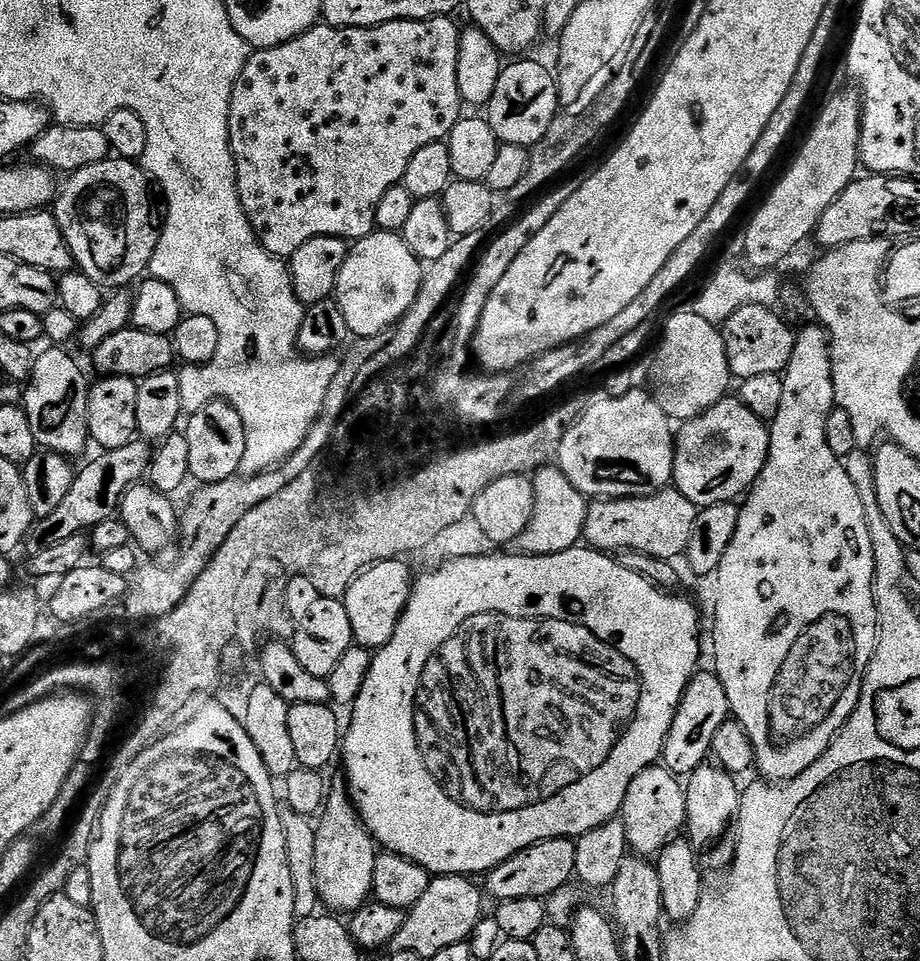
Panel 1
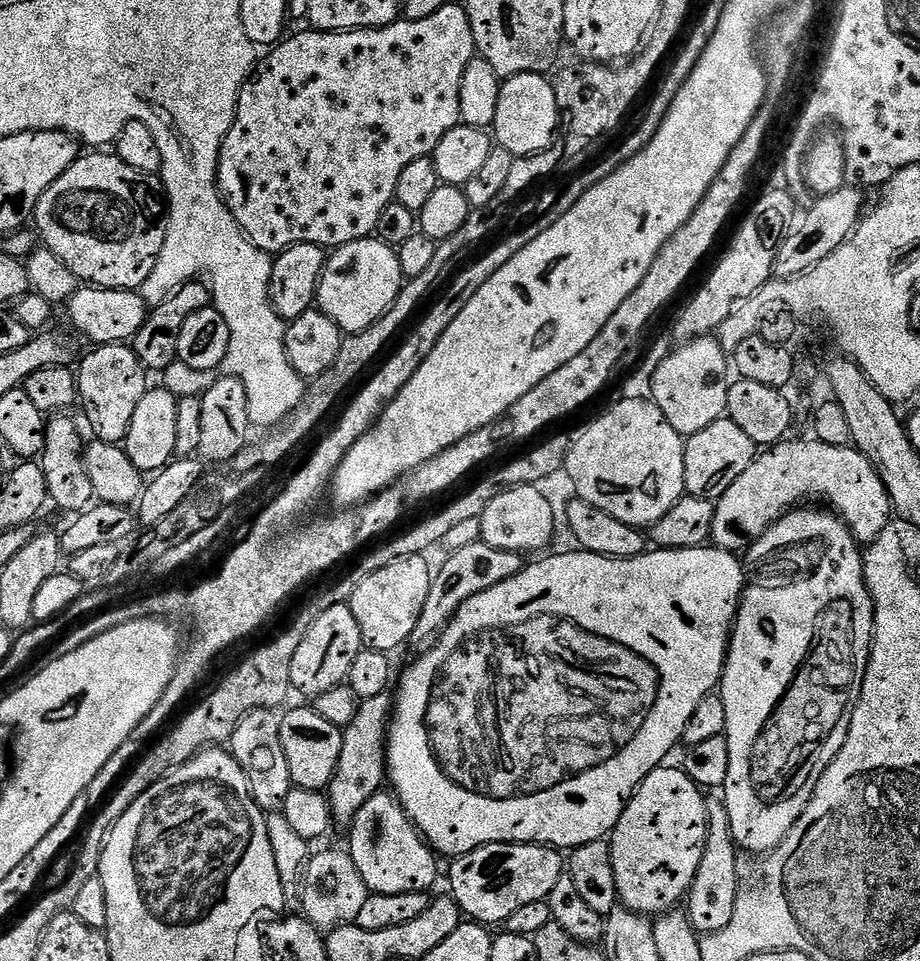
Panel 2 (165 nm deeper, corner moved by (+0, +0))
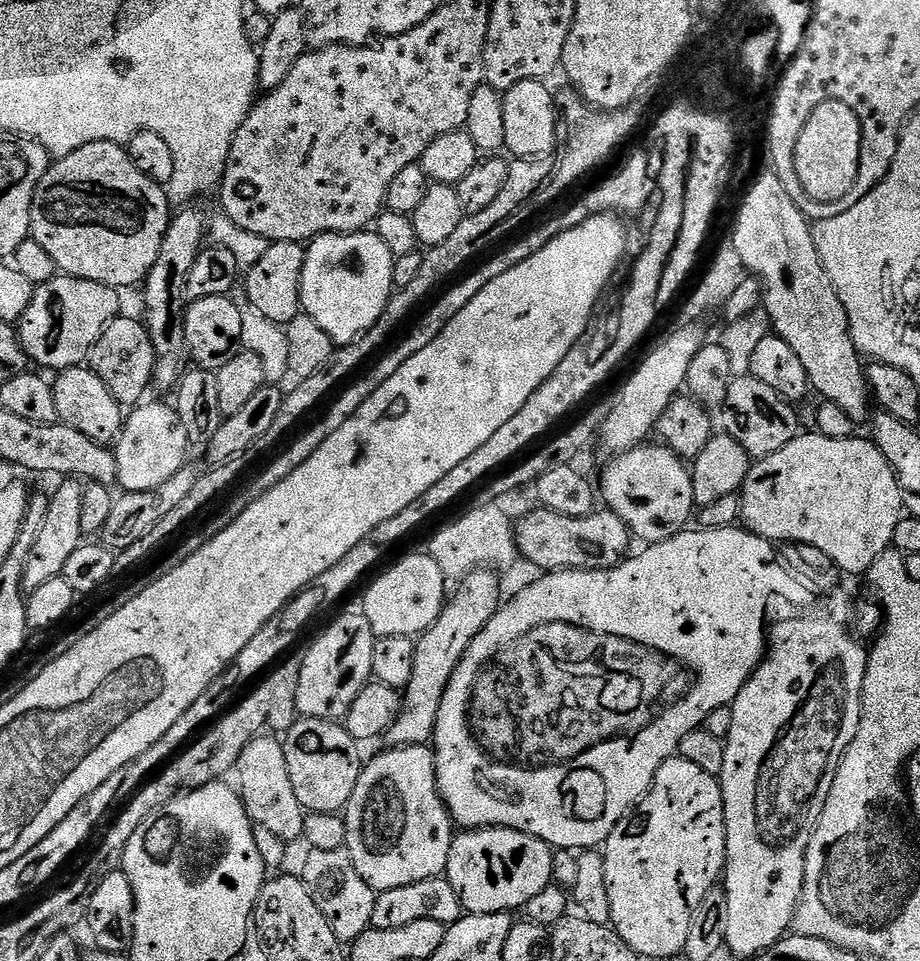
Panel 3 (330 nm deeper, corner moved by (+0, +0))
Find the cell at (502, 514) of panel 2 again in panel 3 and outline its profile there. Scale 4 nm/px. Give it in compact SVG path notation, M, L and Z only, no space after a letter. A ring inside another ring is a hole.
M537 507L515 521L516 548L521 557L529 560L541 573L566 570L602 570L615 568L629 555L628 547L634 537L627 526L615 514L607 510L593 511L591 516L570 518L566 514Z

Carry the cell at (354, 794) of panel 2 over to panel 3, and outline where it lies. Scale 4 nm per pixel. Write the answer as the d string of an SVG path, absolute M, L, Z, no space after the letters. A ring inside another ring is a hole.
M480 568L470 573L455 585L456 593L447 597L440 617L433 628L426 629L416 640L414 650L414 674L410 674L410 682L402 696L402 707L396 720L387 730L388 748L405 748L415 744L427 745L436 735L438 710L442 706L442 694L446 694L446 686L458 666L458 662L466 654L470 642L494 618L502 603L500 597L500 580L495 571Z

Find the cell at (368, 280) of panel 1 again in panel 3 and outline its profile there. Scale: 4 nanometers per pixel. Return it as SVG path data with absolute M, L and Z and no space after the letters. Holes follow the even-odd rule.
M365 230L363 232L331 232L330 234L322 234L316 237L307 245L304 253L304 265L302 266L302 286L300 287L300 306L303 315L313 319L329 335L333 345L347 346L349 344L355 344L360 337L369 332L374 325L378 322L378 318L382 318L382 310L386 310L388 301L392 299L394 295L394 289L392 287L392 266L394 258L390 254L390 250L386 250L385 244L382 242L382 238L376 236L375 231Z

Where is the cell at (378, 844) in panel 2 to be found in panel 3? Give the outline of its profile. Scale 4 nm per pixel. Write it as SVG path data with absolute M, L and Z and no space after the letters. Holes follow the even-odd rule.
M415 744L405 748L388 748L381 756L376 756L372 761L365 763L360 770L358 786L354 786L354 794L350 798L346 811L343 813L344 825L346 826L346 849L350 858L353 859L354 868L358 874L379 894L386 890L398 890L398 886L414 886L414 882L422 882L426 878L444 876L448 871L448 859L450 858L450 846L454 839L454 821L448 807L444 805L444 799L440 797L438 782L436 781L436 754L431 747Z

